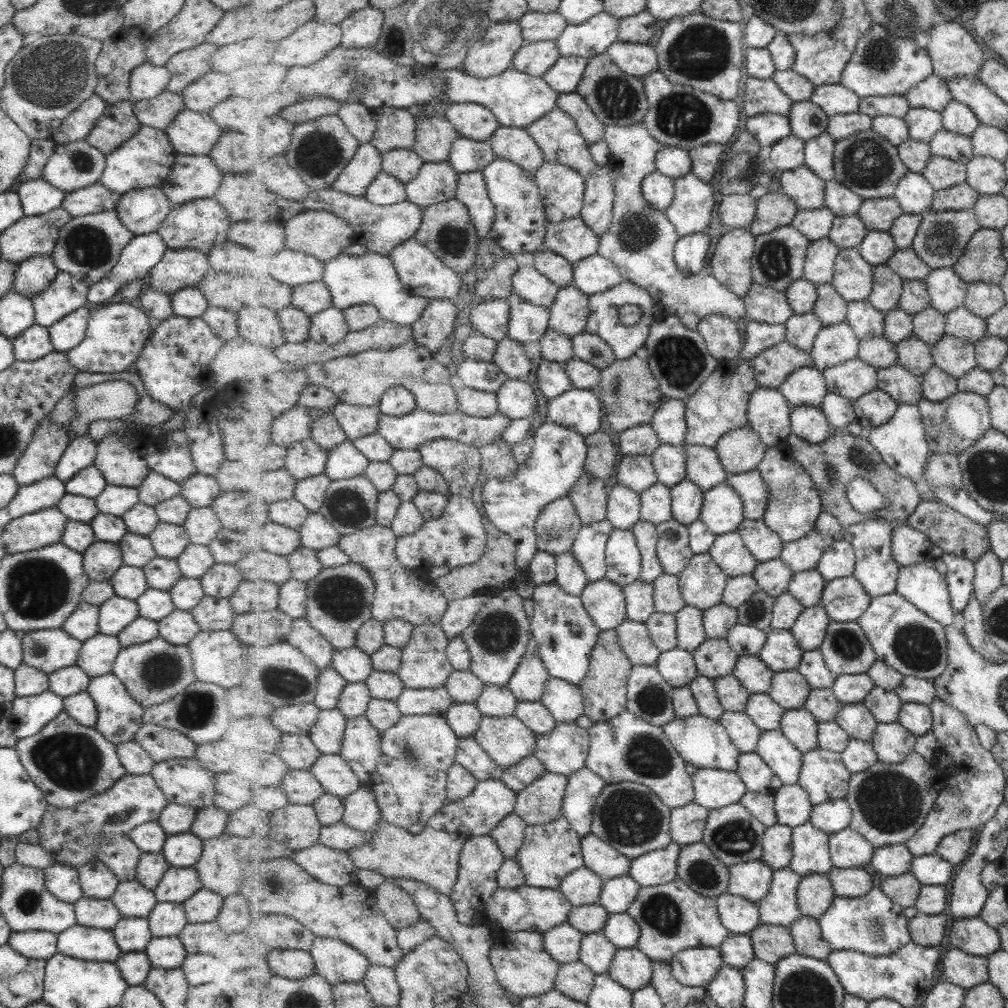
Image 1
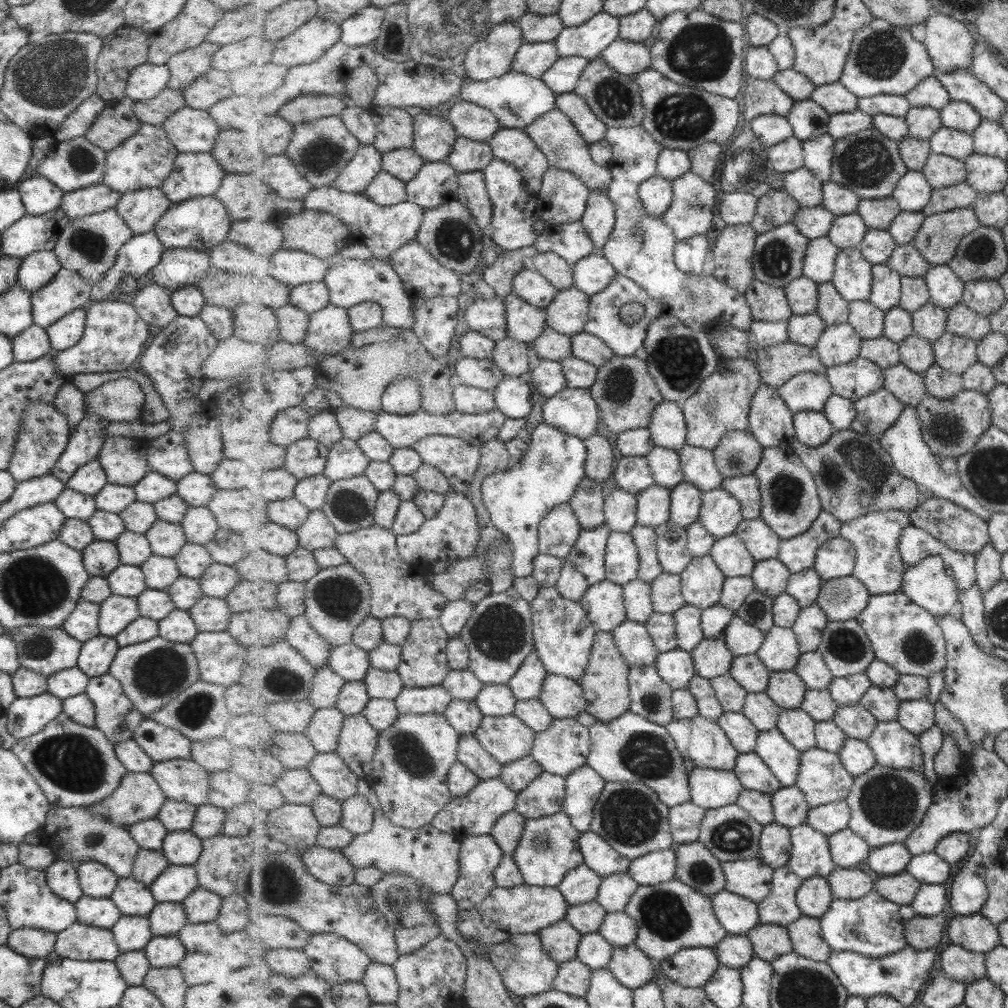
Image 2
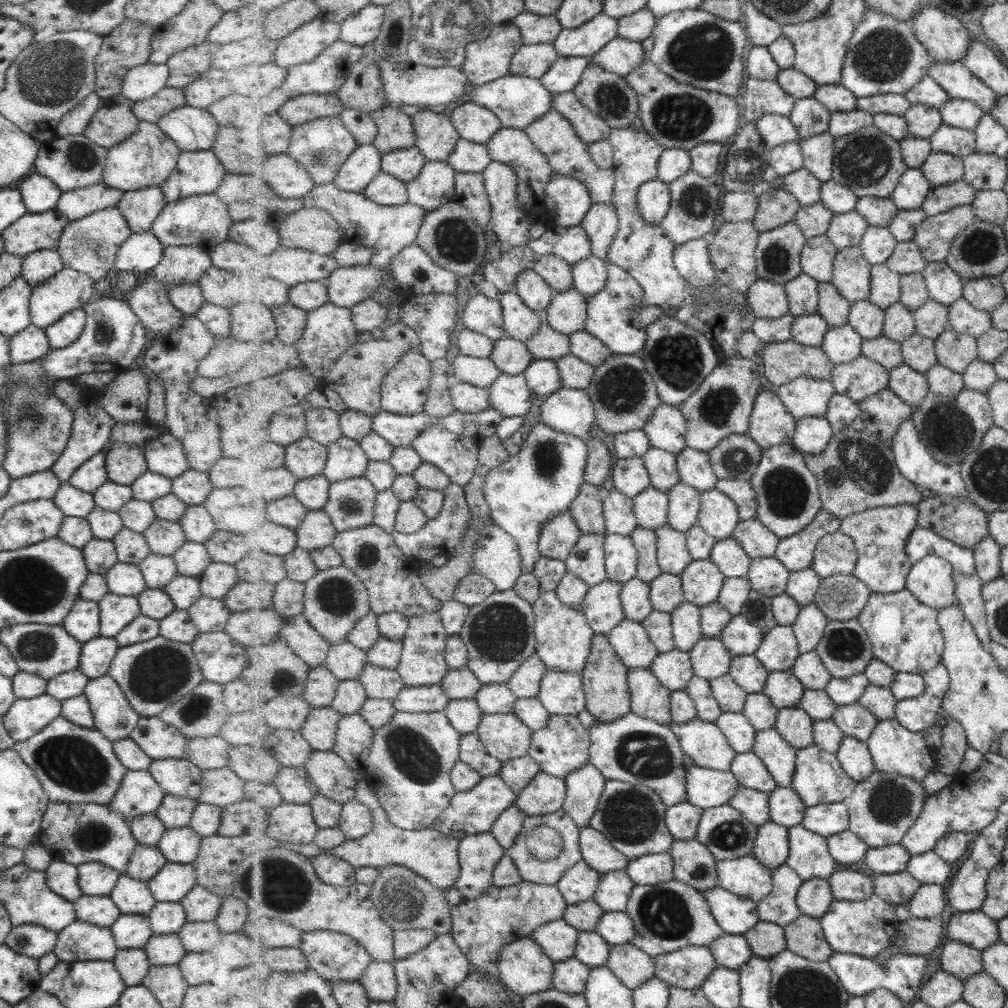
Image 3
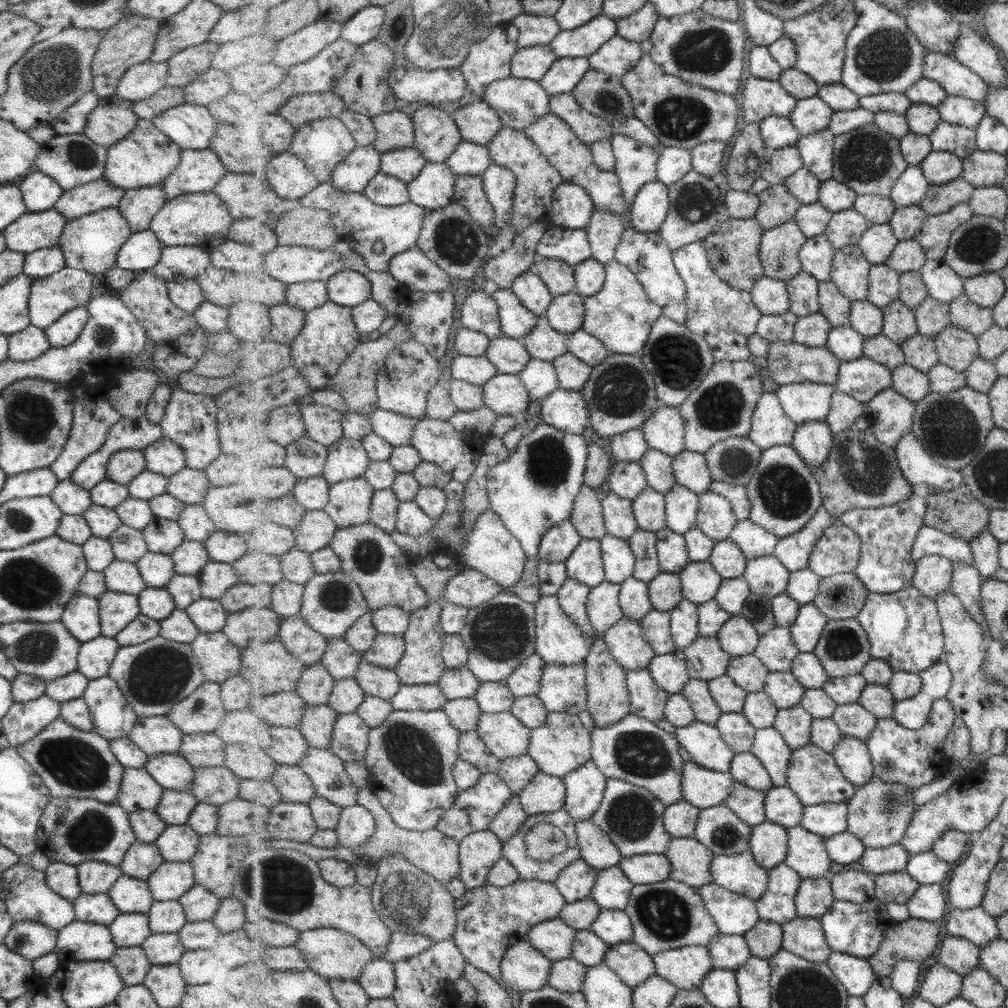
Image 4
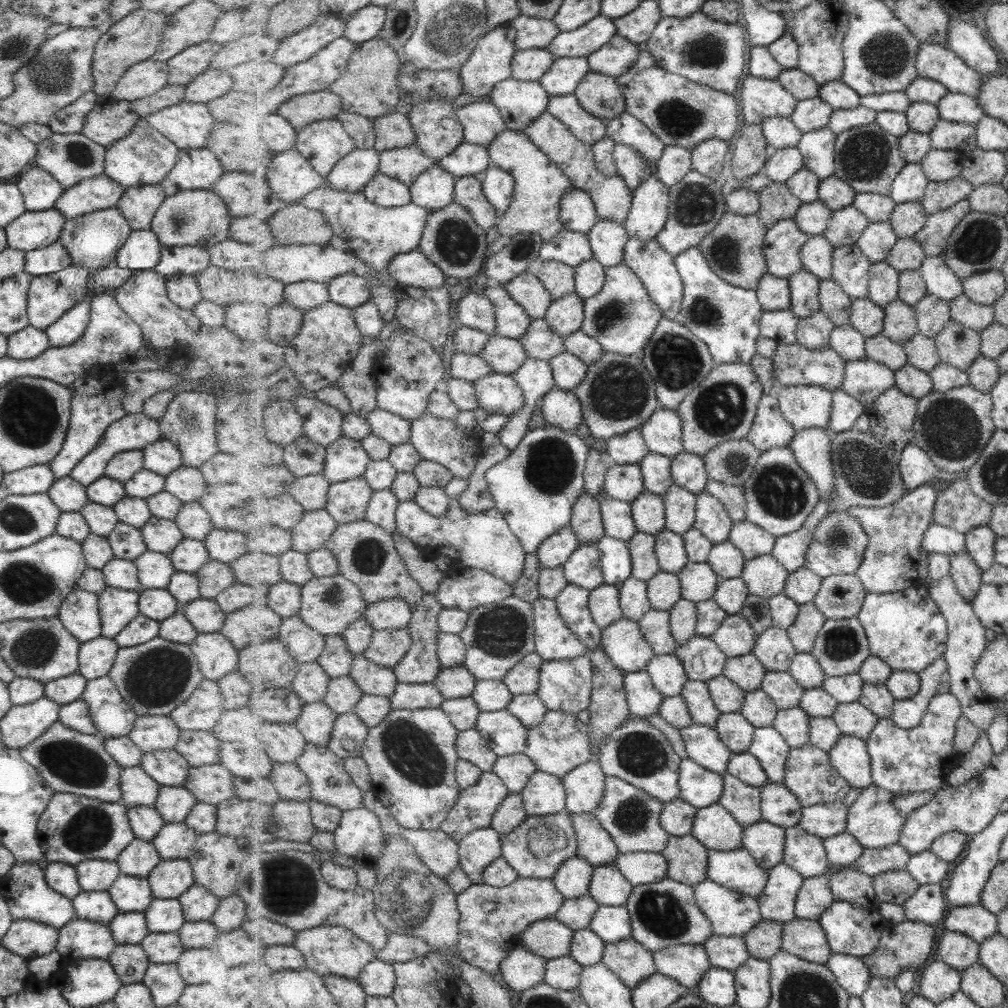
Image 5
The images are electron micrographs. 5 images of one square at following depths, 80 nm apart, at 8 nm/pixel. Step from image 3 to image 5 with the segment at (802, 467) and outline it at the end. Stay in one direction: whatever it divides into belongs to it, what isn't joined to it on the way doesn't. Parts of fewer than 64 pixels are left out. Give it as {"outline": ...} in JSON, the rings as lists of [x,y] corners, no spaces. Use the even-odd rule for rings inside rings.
{"outline":[[[790,446],[775,447],[763,452],[743,489],[747,501],[746,519],[777,538],[798,532],[822,501],[817,483],[799,464]]]}

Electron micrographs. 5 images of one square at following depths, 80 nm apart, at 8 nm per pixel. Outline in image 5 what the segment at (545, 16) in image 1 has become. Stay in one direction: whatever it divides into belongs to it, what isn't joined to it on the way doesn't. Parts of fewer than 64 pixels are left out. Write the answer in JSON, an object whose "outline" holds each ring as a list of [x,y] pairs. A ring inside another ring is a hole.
{"outline":[[[523,14],[513,19],[511,24],[517,29],[516,44],[519,50],[547,49],[561,31],[554,20]]]}

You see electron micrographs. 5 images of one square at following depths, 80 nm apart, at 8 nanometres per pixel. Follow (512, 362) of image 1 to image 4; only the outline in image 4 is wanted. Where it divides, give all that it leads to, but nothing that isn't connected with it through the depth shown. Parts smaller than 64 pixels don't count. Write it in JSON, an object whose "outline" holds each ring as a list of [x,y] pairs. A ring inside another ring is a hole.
{"outline":[[[509,336],[493,338],[485,356],[496,366],[498,373],[518,375],[530,363],[531,353],[520,339]]]}

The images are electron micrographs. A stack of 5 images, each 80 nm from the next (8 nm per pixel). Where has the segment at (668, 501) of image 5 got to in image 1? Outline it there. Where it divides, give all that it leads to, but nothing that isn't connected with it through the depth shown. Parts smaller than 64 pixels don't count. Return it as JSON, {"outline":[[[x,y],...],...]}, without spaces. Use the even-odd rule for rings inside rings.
{"outline":[[[687,478],[672,488],[673,519],[689,526],[702,515],[705,491]]]}

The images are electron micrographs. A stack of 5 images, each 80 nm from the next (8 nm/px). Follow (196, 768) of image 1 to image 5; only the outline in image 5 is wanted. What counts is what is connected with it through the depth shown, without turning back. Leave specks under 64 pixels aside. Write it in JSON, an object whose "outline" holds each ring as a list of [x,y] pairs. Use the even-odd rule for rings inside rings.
{"outline":[[[174,750],[143,753],[139,767],[160,786],[182,787],[187,779],[188,765]]]}

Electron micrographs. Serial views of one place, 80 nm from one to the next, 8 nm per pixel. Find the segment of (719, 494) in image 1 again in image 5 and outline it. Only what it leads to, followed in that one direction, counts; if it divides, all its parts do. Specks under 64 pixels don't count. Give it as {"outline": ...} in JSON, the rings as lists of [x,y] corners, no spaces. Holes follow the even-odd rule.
{"outline":[[[705,490],[698,495],[694,528],[718,545],[730,539],[734,520],[723,501]]]}

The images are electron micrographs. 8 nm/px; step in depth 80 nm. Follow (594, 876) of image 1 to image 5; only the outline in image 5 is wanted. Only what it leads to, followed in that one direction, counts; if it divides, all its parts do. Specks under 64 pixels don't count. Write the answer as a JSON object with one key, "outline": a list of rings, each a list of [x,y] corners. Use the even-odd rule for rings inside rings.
{"outline":[[[574,856],[567,860],[553,878],[559,892],[567,899],[590,894],[594,866],[582,857]]]}

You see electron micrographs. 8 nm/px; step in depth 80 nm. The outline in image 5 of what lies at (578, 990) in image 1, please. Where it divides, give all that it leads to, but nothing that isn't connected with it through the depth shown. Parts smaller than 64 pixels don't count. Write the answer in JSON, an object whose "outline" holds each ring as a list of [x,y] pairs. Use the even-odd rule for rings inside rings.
{"outline":[[[571,955],[548,959],[545,983],[564,991],[578,990],[584,966]]]}

